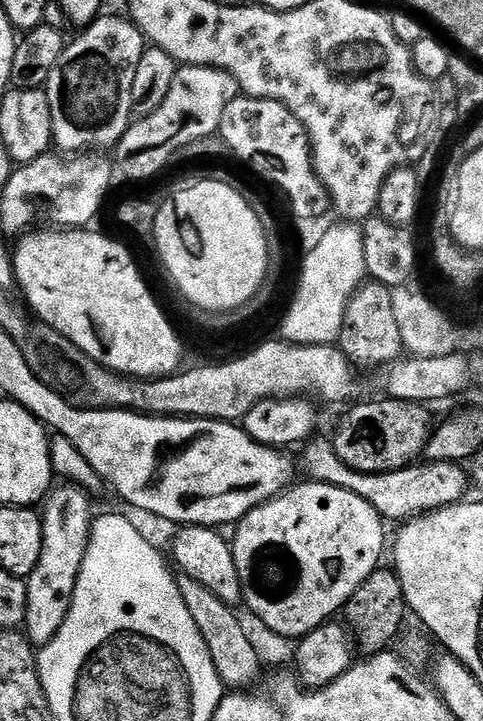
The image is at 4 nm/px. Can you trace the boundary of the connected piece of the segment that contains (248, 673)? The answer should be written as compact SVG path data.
M181 575L176 583L179 588L179 596L186 605L190 618L194 620L199 633L202 634L203 641L206 642L207 652L211 656L217 679L222 684L223 682L228 684L227 687L230 688L248 688L255 685L252 683L264 671L264 665L238 628L234 610L231 607L228 608L217 593L202 586L197 580Z

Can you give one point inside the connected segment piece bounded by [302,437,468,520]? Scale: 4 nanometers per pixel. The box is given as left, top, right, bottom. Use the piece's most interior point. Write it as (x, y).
(417, 488)

